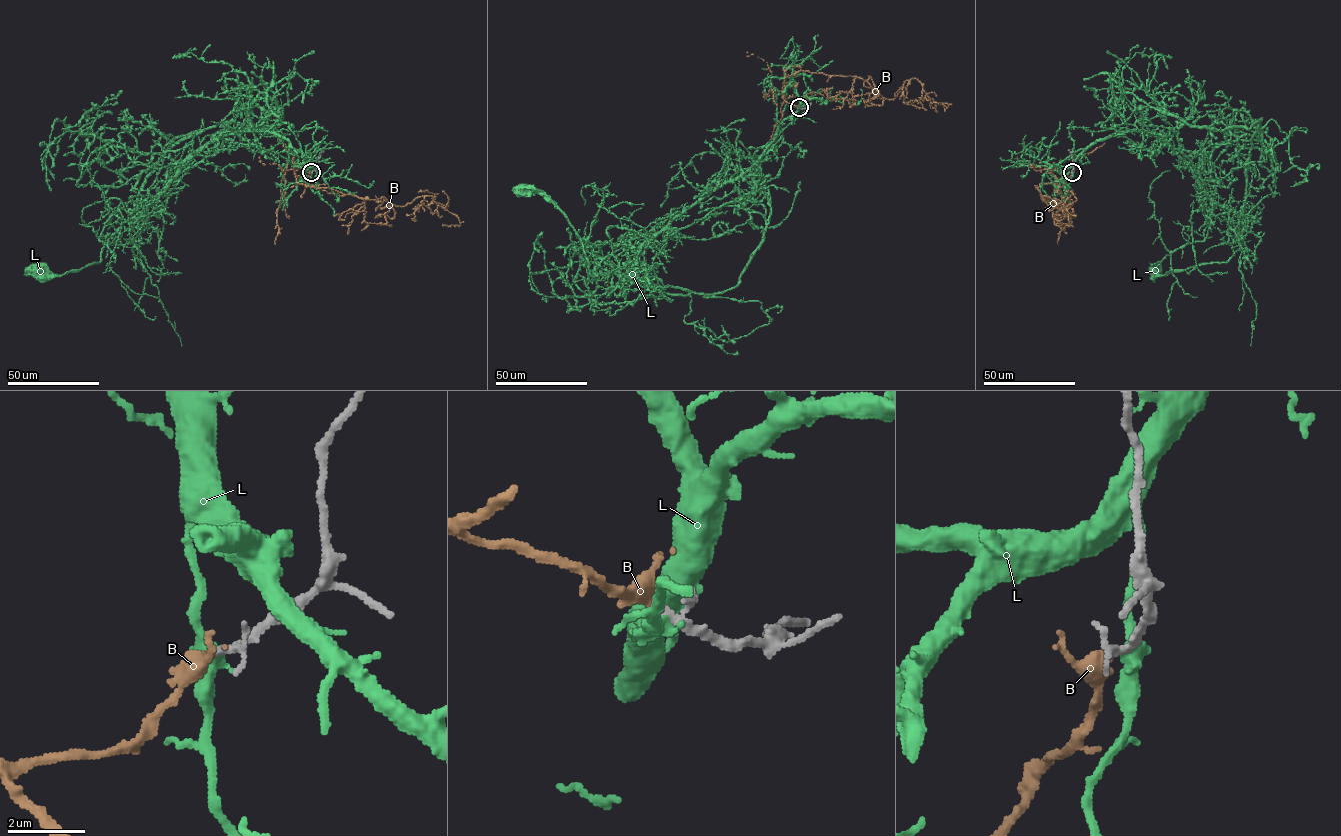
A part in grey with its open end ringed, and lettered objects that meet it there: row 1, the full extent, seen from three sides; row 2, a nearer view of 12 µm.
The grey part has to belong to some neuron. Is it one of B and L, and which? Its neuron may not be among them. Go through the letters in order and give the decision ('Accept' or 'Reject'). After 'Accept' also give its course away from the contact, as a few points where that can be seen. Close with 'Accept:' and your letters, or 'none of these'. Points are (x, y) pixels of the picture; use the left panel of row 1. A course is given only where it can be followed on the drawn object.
B: Accept. Its course: (311, 172), (296, 176), (296, 183), (380, 201), (383, 196), (400, 206), (432, 196), (460, 224), (442, 224)
L: Reject
Accept: B

